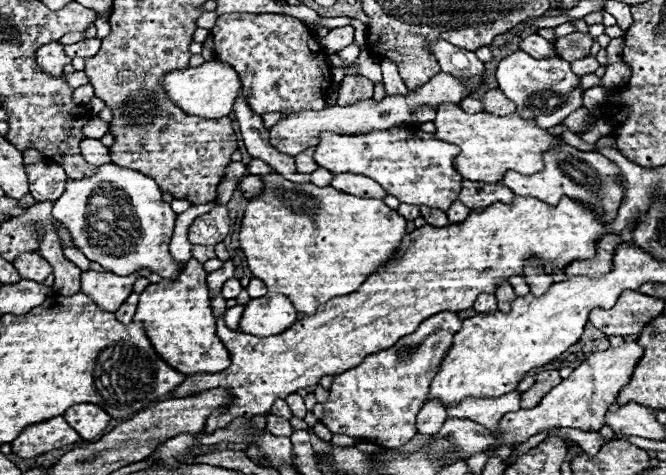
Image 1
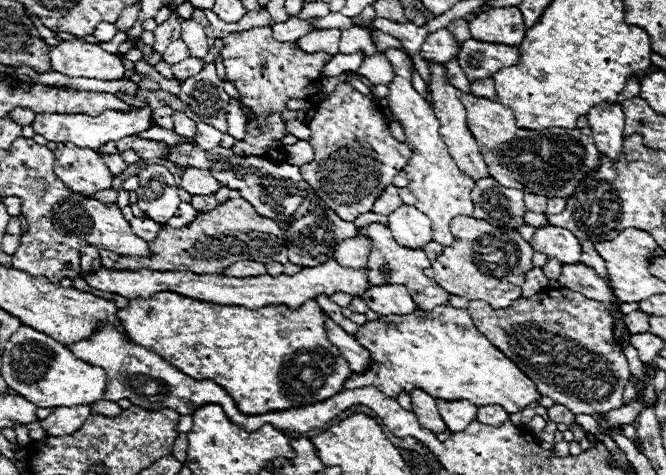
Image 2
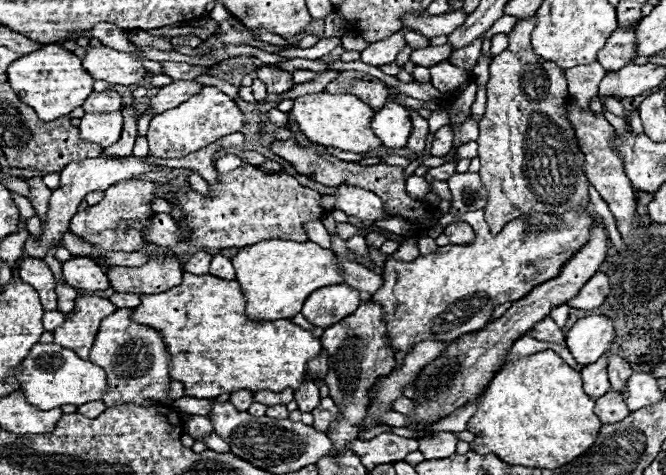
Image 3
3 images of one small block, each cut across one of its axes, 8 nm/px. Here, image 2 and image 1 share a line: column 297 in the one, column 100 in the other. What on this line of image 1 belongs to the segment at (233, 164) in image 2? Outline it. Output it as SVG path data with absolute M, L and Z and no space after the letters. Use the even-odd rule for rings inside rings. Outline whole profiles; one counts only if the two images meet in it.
M104 164L96 168L96 172L88 178L68 180L64 194L56 200L52 216L68 226L76 248L82 250L86 258L102 264L106 270L118 276L126 276L138 268L152 268L152 272L160 274L162 278L174 280L180 274L178 270L184 266L174 262L168 252L168 238L172 236L176 214L172 212L170 204L162 200L162 192L158 190L156 182L140 172L120 168L116 164Z

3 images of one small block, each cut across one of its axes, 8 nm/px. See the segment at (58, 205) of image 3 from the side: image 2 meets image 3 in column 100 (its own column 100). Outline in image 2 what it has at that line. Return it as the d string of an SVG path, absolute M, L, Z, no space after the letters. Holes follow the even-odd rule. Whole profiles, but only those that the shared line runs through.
M58 144L58 148L54 150L56 162L54 162L54 172L56 176L74 192L80 194L94 194L100 190L108 190L112 188L112 172L108 170L108 166L102 162L100 154L90 148L76 148L74 144Z

